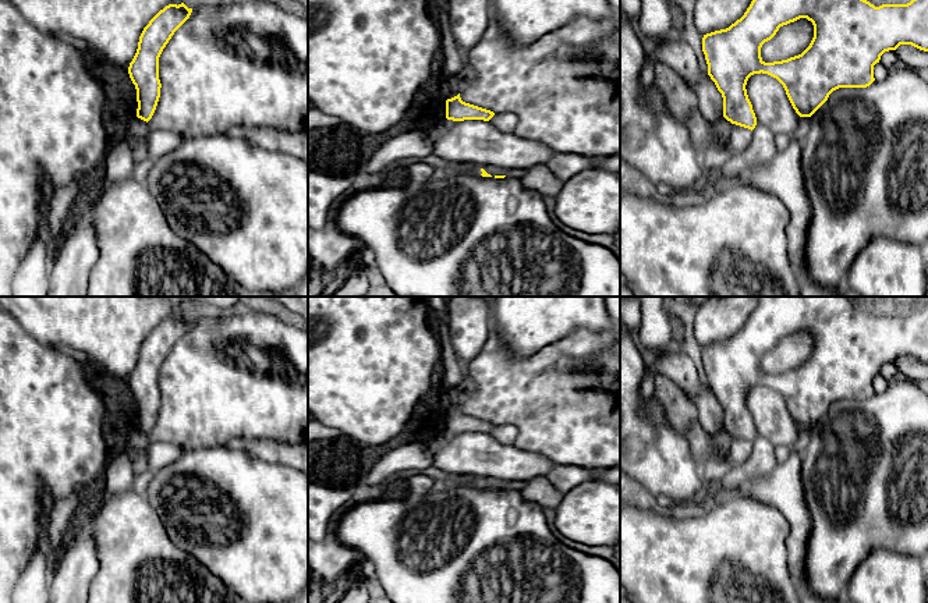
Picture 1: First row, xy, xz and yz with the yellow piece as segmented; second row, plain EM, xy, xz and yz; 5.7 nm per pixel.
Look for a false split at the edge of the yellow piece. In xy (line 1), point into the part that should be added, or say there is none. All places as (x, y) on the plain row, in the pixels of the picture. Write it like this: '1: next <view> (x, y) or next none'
1: next none

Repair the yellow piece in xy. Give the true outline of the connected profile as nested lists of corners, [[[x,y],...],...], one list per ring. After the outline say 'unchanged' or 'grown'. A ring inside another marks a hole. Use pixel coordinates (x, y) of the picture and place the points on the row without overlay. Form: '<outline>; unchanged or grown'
[[[184,315],[178,318],[169,316],[149,333],[139,348],[138,361],[130,375],[128,386],[137,401],[137,429],[146,434],[152,430],[160,409],[159,369],[174,344],[190,330],[191,324],[192,320],[188,320]]]; unchanged

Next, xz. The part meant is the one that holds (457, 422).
[[[460,405],[446,412],[446,430],[453,433],[484,432],[489,433],[495,428],[493,423],[465,415]]]; unchanged

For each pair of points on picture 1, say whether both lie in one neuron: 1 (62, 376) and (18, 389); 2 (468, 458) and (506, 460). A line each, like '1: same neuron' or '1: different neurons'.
1: same neuron
2: same neuron

